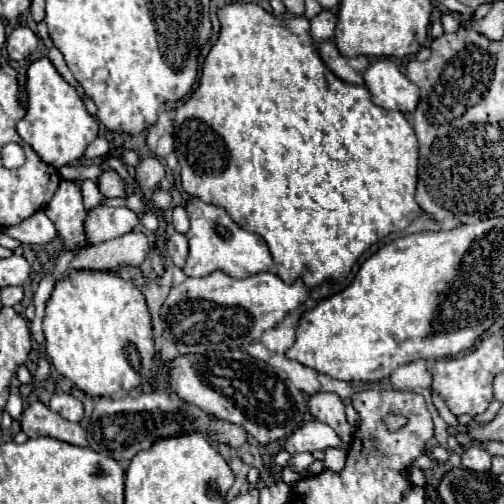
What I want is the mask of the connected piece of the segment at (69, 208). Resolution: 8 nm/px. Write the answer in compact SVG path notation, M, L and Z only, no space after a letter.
M62 181L46 207L46 215L58 229L64 247L84 243L84 219L88 211L82 203L82 191L72 181Z

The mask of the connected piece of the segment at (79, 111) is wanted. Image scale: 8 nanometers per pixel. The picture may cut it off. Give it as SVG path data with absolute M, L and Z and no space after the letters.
M48 57L32 61L26 69L28 107L24 119L18 123L20 137L44 159L48 165L60 169L78 161L86 145L98 135L98 121L86 111L76 89L68 85L56 71Z

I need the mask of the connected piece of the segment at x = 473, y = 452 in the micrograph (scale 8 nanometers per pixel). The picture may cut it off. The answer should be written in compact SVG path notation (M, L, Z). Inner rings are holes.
M482 445L468 447L462 453L462 465L466 469L472 469L472 471L490 471L490 463L492 463L492 457L488 455L488 451Z

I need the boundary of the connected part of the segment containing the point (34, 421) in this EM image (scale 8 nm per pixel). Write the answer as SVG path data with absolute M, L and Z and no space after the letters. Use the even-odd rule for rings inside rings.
M36 401L26 407L26 411L20 417L22 431L28 437L54 437L60 441L66 441L70 445L80 445L86 447L86 431L80 427L80 423L66 421L64 417L56 415L52 409L48 409L44 403Z

